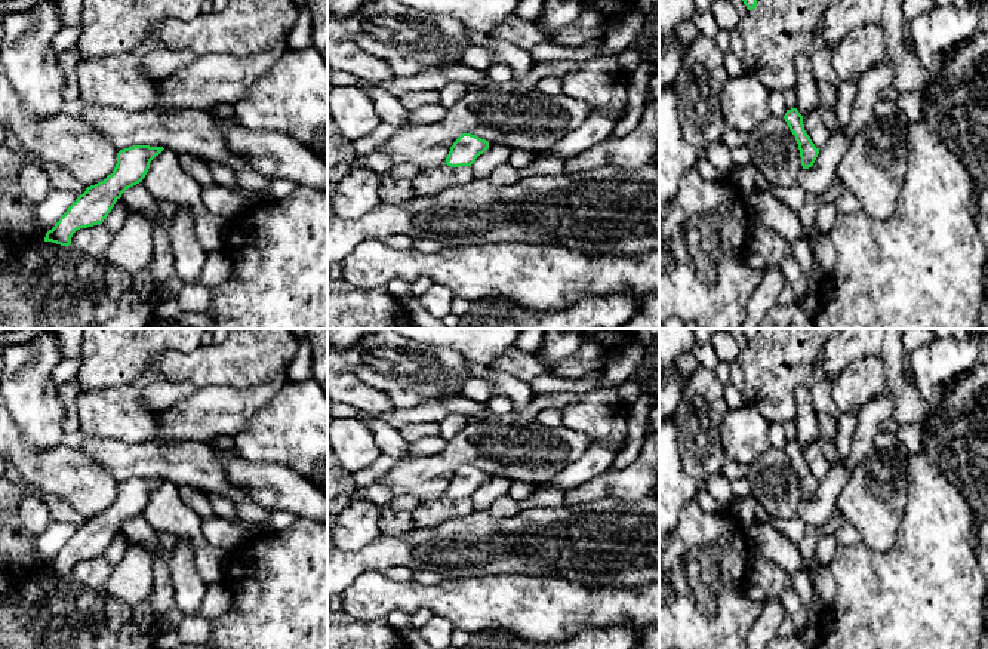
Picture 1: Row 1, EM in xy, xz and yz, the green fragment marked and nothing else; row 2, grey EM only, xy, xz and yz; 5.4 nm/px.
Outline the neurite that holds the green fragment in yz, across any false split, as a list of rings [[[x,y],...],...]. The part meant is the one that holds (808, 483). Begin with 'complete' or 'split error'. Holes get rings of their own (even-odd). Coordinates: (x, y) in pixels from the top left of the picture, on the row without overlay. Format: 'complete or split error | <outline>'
complete | [[[791,440],[787,442],[784,450],[798,476],[803,501],[812,499],[819,486],[819,480],[815,479],[810,468],[806,465],[803,447],[798,445],[797,440]]]

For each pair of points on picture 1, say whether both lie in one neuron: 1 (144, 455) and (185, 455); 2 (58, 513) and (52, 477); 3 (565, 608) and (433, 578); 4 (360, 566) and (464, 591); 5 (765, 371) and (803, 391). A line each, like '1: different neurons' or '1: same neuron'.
1: same neuron
2: different neurons
3: different neurons
4: different neurons
5: different neurons

